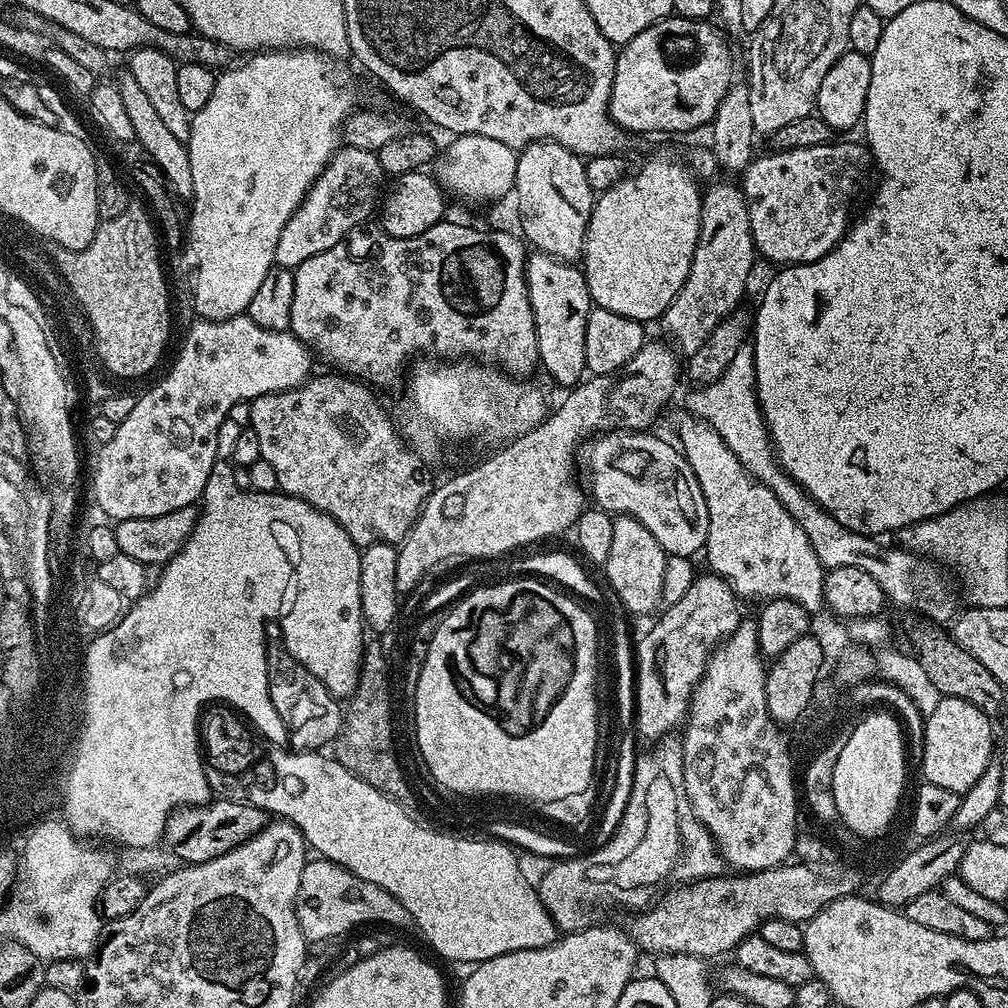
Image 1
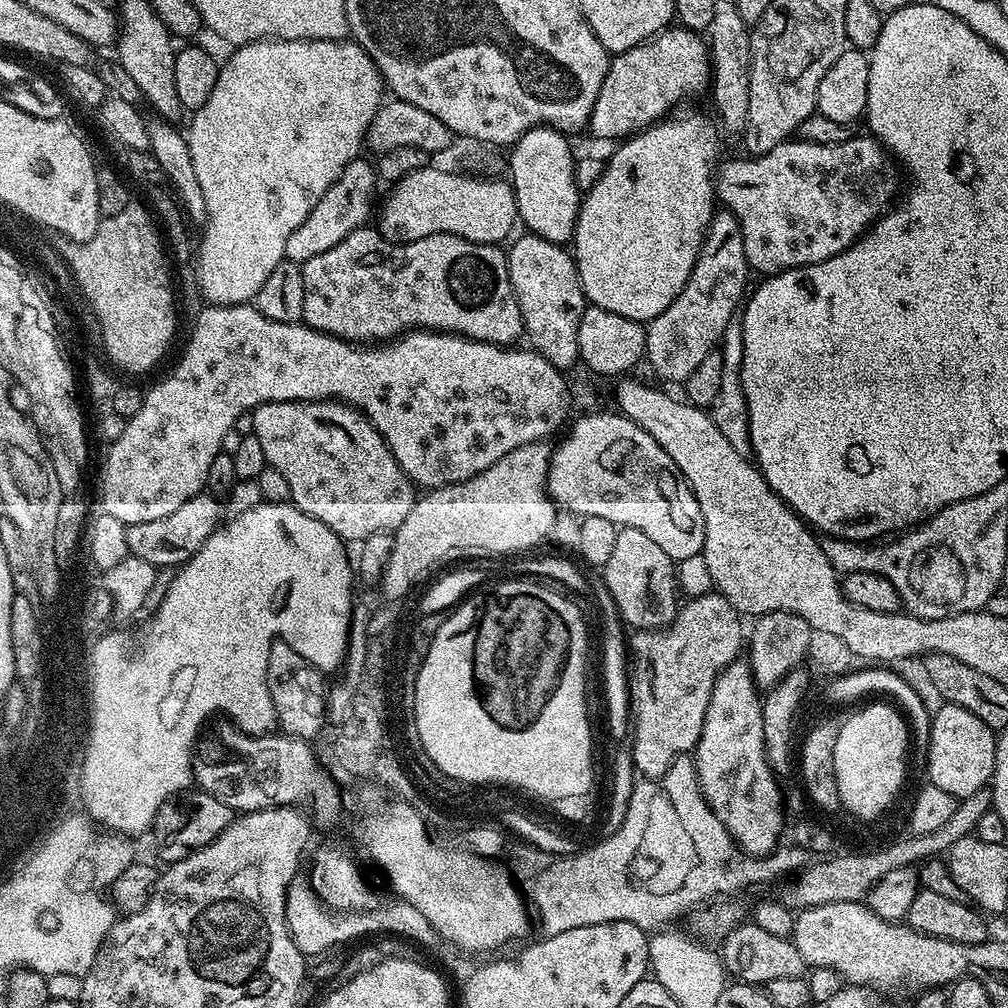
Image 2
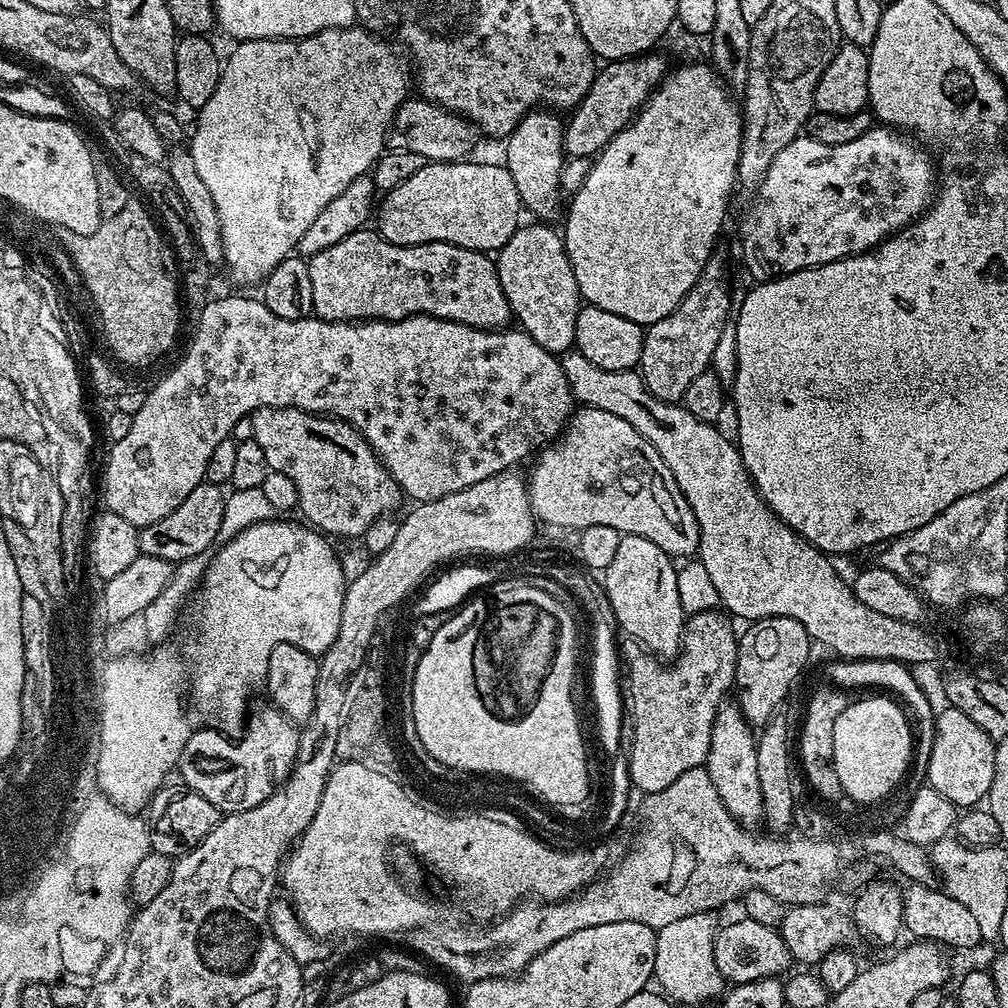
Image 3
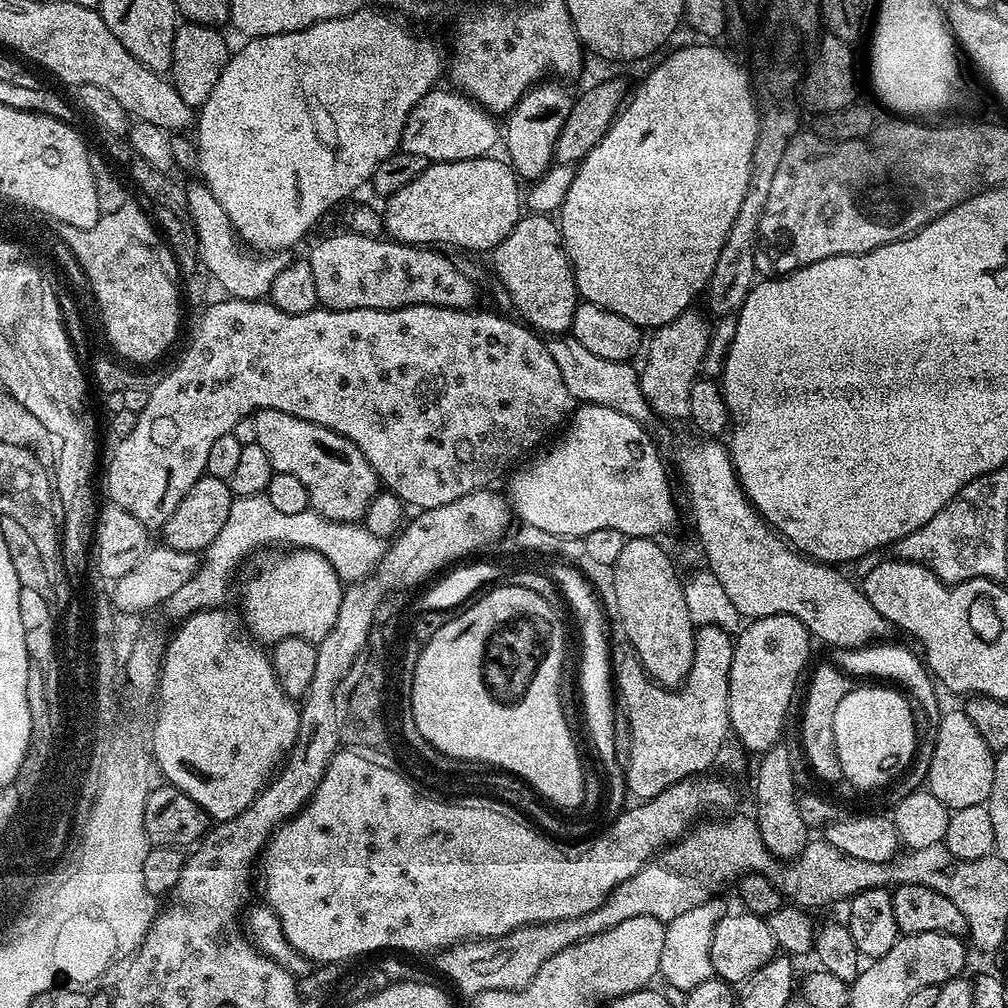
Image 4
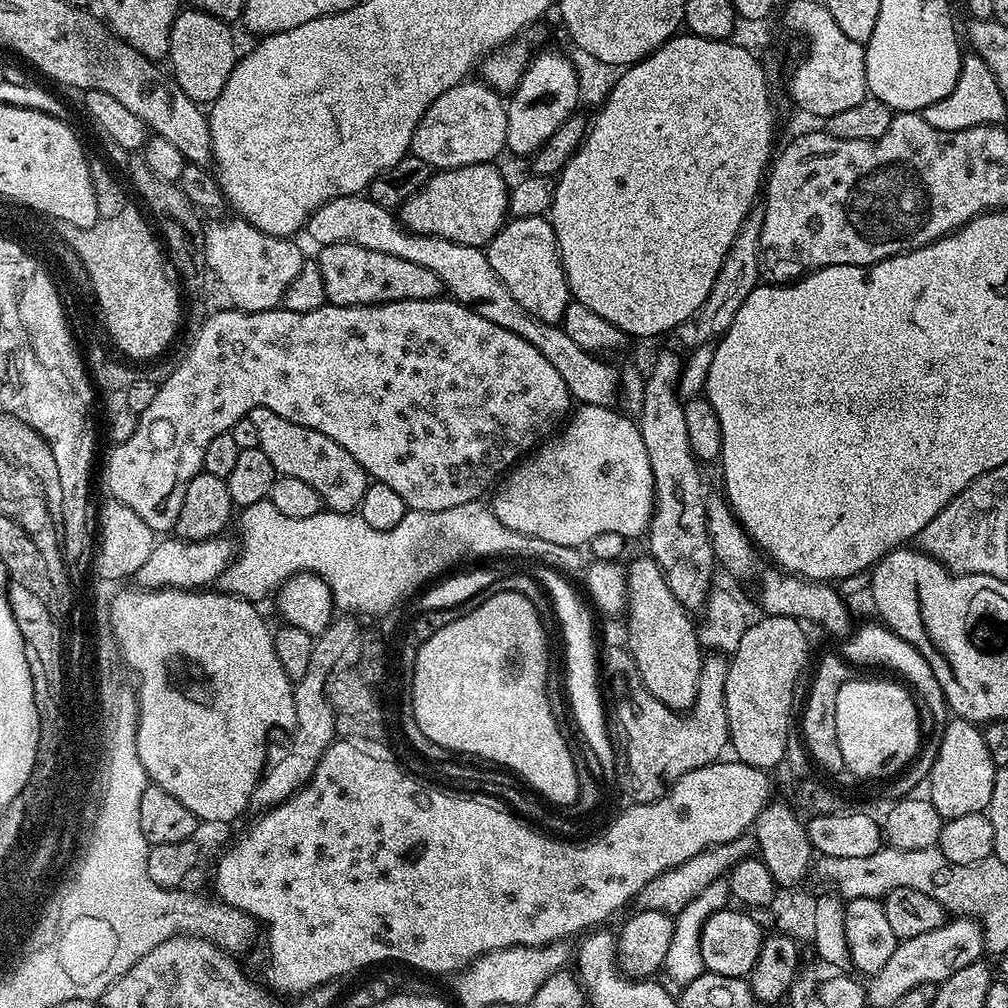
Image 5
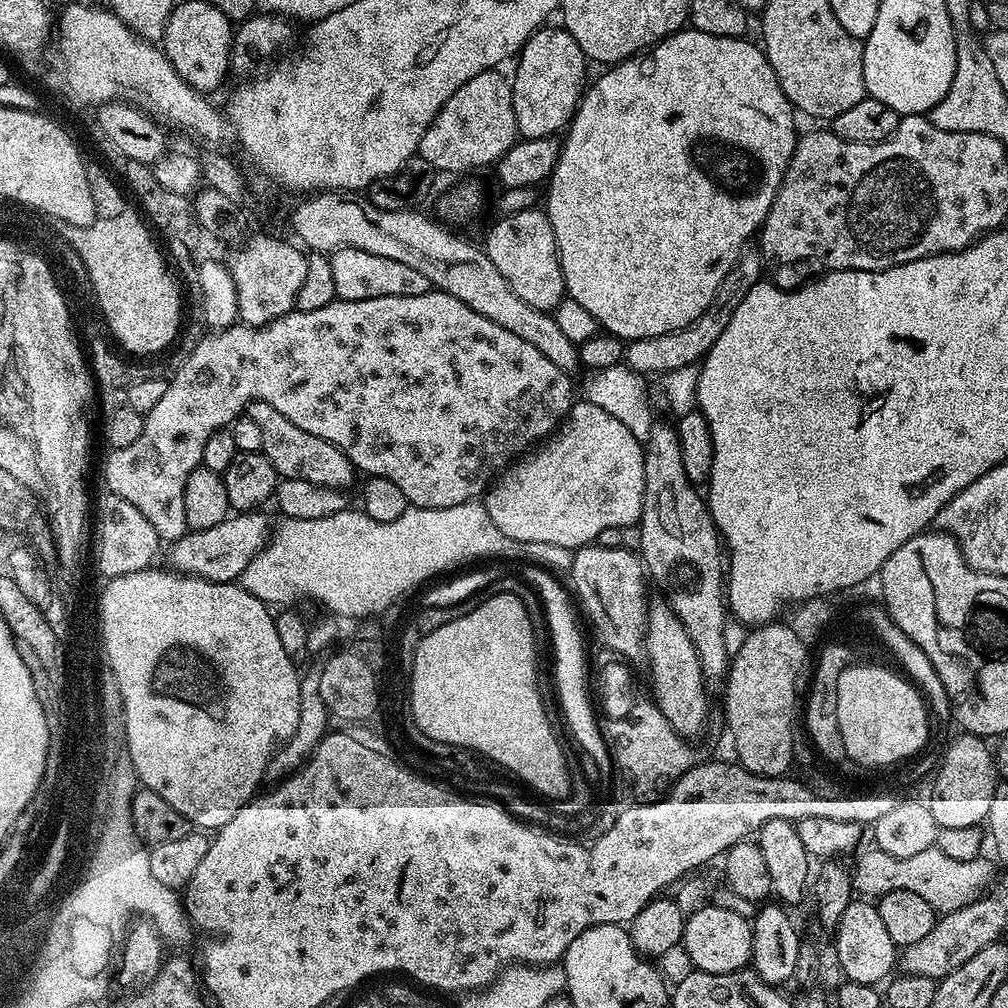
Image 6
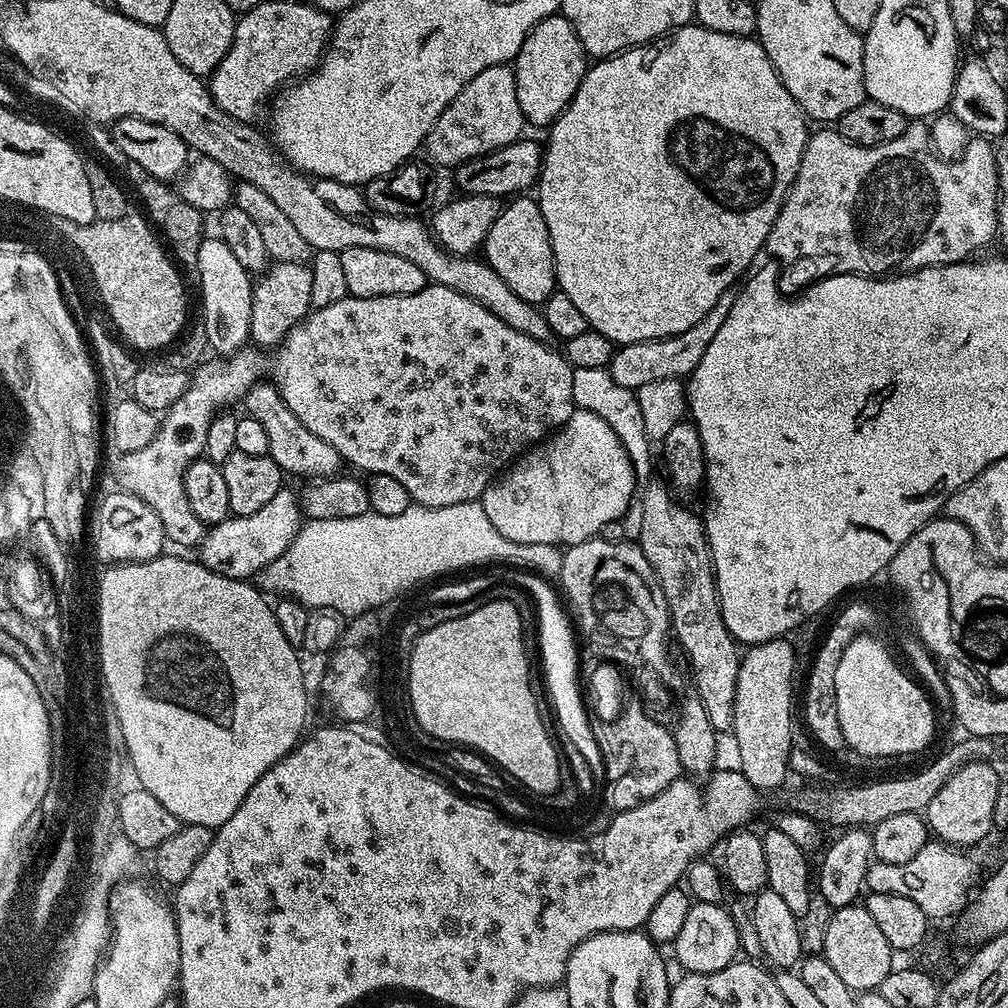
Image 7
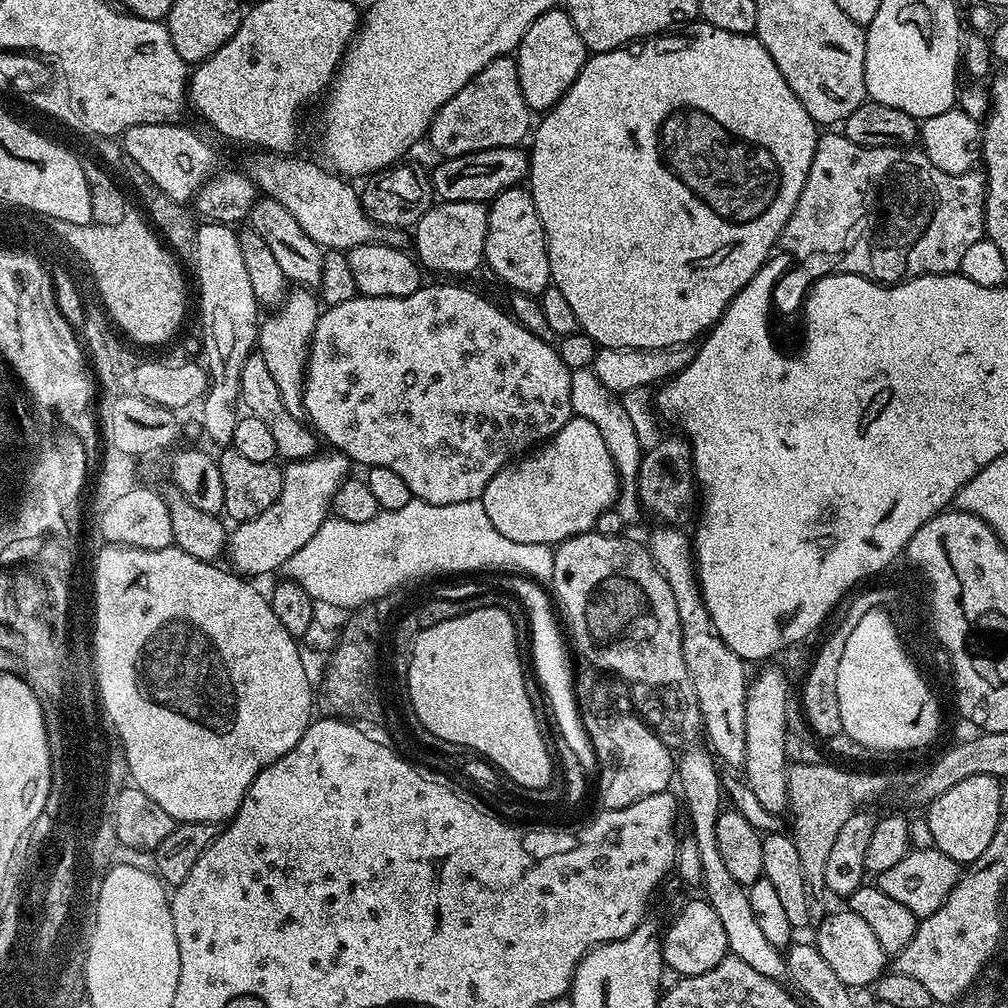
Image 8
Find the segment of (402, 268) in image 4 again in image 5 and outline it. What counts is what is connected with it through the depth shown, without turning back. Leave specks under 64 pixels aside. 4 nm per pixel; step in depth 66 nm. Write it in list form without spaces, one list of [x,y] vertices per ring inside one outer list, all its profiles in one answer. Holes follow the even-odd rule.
[[[326,244],[319,251],[318,263],[330,304],[389,304],[395,300],[434,300],[441,295],[442,285],[438,277],[426,270],[426,266],[406,262],[406,258],[366,250],[366,246],[357,244]]]

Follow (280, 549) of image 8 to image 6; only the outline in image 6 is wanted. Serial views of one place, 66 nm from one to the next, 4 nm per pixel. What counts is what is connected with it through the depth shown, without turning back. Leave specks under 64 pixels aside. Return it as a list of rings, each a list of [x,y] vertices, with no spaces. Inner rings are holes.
[[[254,511],[237,513],[210,530],[189,531],[182,538],[171,543],[169,565],[185,575],[198,576],[203,580],[231,583],[237,579],[242,570],[256,557],[270,538],[270,526],[265,513]]]

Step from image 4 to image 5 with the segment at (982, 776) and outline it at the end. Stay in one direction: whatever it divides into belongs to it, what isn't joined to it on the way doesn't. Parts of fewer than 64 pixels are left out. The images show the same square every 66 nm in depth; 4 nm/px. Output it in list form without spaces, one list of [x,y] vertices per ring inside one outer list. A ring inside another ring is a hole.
[[[949,719],[946,730],[942,734],[942,746],[938,746],[938,758],[934,758],[934,766],[926,781],[927,799],[932,801],[934,810],[938,810],[940,819],[943,821],[959,818],[964,814],[984,812],[994,791],[997,771],[998,765],[990,758],[990,750],[986,750],[983,731],[971,720]]]

